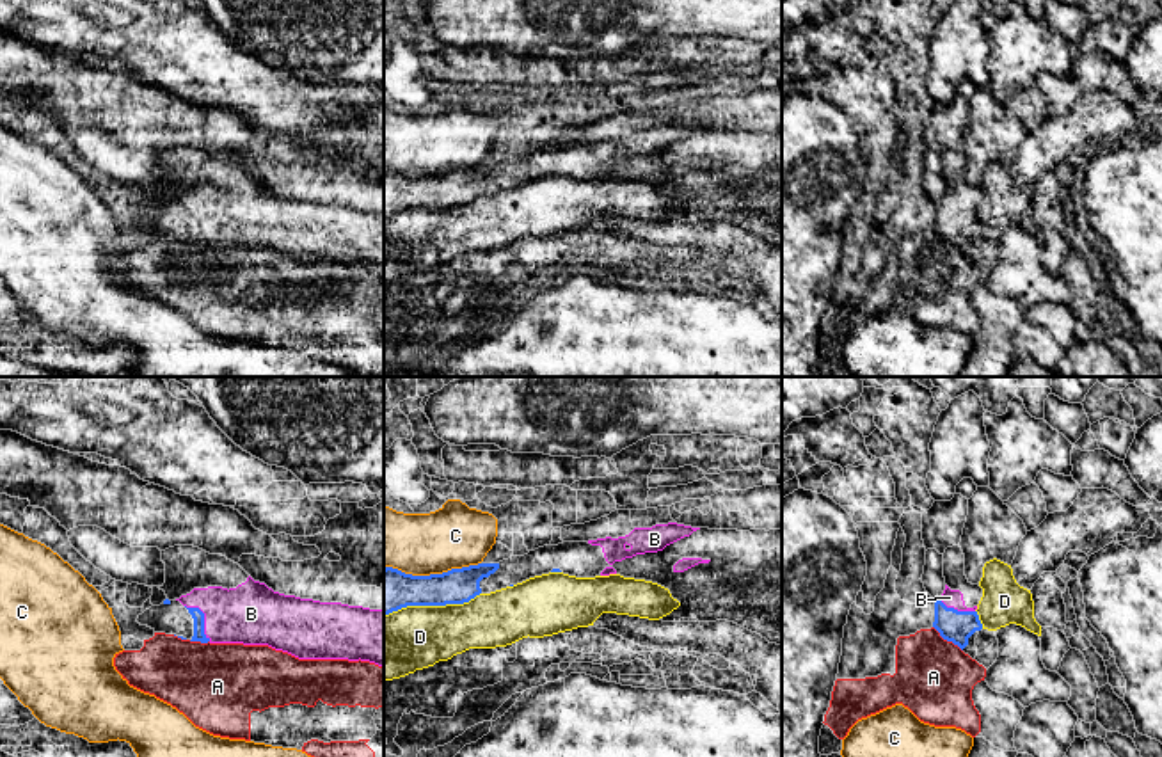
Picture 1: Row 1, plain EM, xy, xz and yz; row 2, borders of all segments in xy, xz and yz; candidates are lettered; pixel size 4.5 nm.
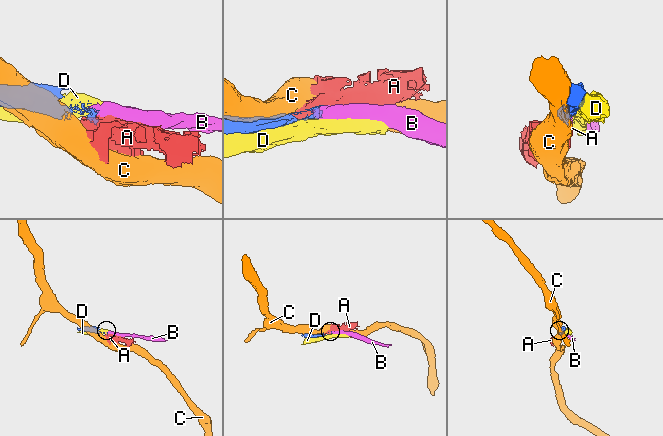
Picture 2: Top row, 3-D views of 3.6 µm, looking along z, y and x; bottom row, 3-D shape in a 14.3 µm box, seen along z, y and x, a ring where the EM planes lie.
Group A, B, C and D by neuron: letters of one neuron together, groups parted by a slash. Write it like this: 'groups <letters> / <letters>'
groups A / B / C / D

